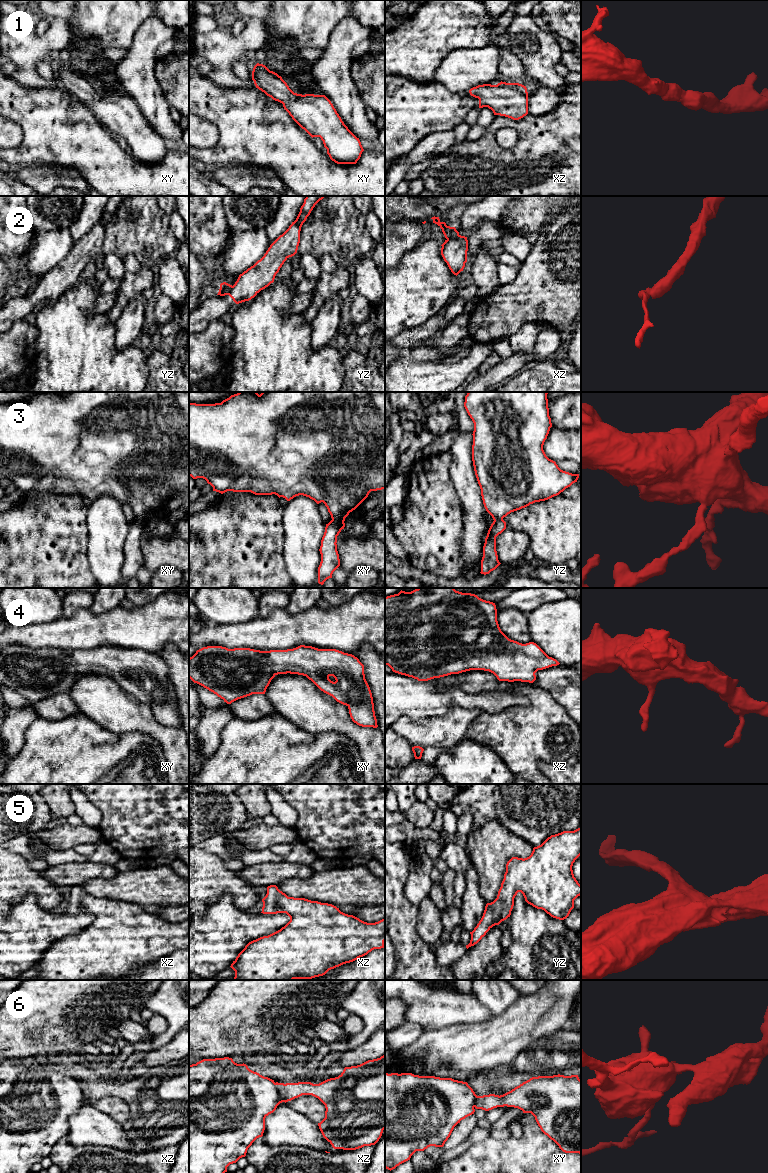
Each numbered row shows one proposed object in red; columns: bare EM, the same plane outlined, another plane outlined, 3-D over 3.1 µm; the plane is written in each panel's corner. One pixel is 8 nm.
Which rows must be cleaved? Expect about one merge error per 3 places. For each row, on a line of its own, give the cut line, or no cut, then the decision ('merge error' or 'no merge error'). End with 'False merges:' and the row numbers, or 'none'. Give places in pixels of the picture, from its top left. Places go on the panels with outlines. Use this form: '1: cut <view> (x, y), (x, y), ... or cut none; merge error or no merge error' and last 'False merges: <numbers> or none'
1: cut none; no merge error
2: cut xz (459, 235), (447, 239); merge error
3: cut xy (332, 518), (343, 523); merge error
4: cut none; no merge error
5: cut none; no merge error
6: cut xz (275, 1083), (279, 1096), (283, 1101); merge error
False merges: 2, 3, 6

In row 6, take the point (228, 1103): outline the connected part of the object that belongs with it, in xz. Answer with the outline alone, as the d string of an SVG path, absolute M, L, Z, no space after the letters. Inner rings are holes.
M232 1058L203 1059L196 1064L189 1065L189 1173L225 1173L230 1164L236 1163L245 1157L248 1148L265 1130L265 1118L273 1113L277 1106L282 1103L274 1080L264 1077L248 1068L246 1064L237 1064Z

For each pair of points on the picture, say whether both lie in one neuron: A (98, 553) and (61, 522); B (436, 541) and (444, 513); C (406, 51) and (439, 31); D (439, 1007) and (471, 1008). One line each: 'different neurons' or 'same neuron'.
A: different neurons
B: same neuron
C: same neuron
D: same neuron

